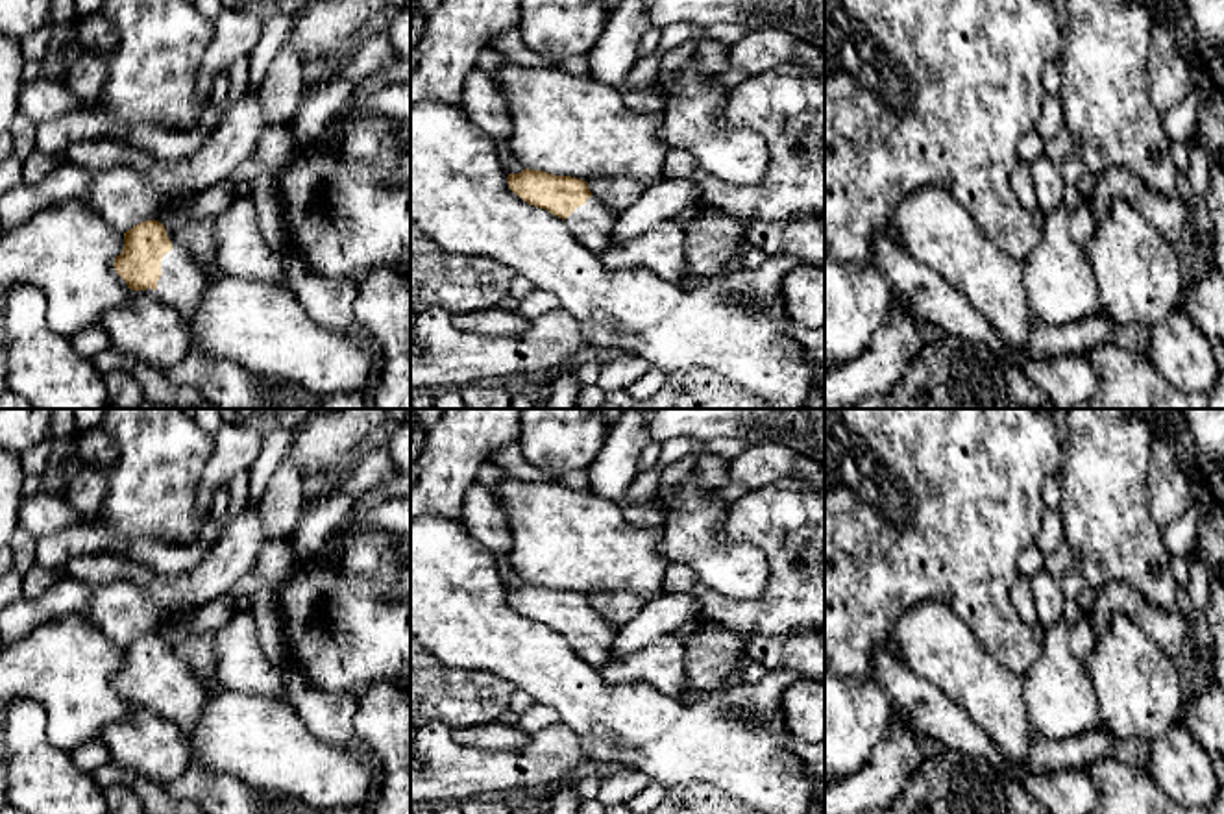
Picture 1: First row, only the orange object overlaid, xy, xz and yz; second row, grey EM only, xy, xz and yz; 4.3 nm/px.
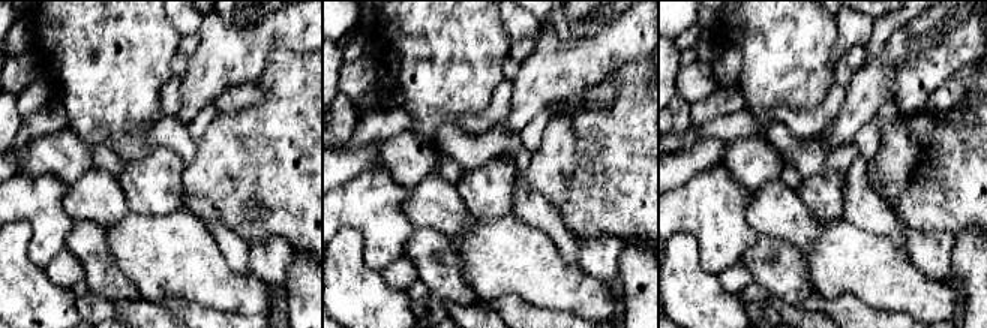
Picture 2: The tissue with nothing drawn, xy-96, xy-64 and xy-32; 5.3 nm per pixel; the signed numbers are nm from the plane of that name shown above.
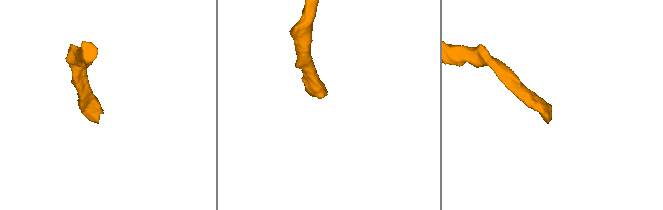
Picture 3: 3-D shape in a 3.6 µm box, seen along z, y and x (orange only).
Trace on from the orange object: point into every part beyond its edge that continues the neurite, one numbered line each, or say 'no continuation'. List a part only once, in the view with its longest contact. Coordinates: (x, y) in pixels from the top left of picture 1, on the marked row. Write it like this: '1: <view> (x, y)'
1: xy (182, 280)

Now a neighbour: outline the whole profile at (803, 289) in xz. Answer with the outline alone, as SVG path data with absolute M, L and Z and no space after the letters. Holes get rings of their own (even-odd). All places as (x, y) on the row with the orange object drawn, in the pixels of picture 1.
M825 266L791 270L782 279L782 303L789 320L808 329L825 327Z

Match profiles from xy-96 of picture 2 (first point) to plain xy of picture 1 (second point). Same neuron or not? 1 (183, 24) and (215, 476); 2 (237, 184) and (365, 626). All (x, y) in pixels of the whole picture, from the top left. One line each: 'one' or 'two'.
1: one
2: one

